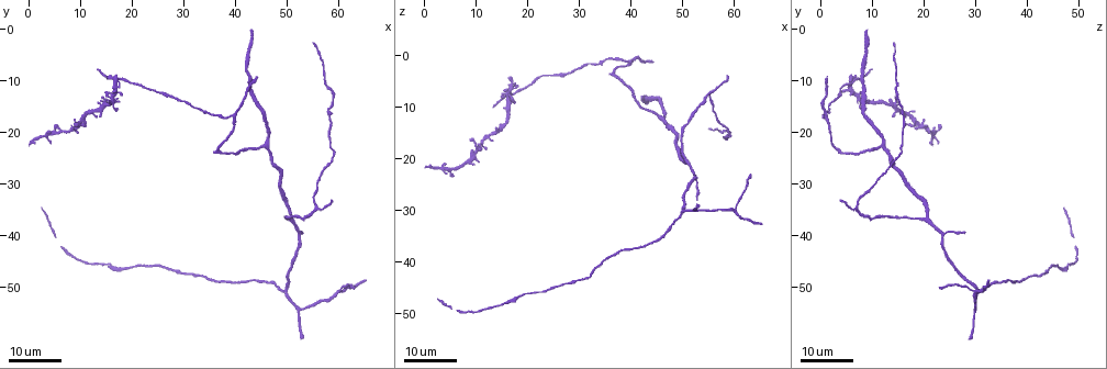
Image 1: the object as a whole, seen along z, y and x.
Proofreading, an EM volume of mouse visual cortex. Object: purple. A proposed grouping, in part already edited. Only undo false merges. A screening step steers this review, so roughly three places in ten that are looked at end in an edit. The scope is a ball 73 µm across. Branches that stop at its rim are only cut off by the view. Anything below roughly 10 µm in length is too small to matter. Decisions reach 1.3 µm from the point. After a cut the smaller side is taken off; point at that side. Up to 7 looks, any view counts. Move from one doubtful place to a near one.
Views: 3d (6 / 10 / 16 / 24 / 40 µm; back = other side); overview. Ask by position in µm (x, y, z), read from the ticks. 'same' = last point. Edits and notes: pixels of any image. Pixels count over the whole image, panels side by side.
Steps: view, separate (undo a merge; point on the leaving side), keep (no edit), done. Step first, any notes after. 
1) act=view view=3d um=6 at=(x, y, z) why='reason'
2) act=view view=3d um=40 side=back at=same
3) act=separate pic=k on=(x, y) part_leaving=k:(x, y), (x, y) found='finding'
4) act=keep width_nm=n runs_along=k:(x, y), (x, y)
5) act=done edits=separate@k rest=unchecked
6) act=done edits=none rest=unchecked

act=view view=3d um=16 at=(50.5, 36.5, 20.0)

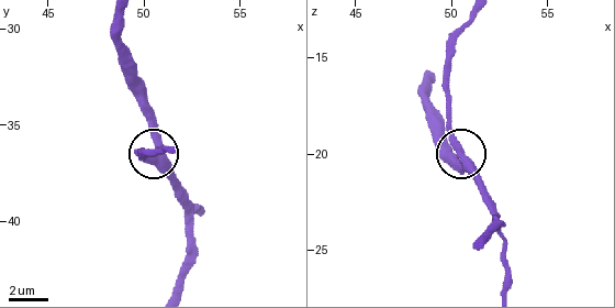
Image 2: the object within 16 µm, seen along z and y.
act=view view=3d um=10 at=(50.5, 36.9, 20.1)

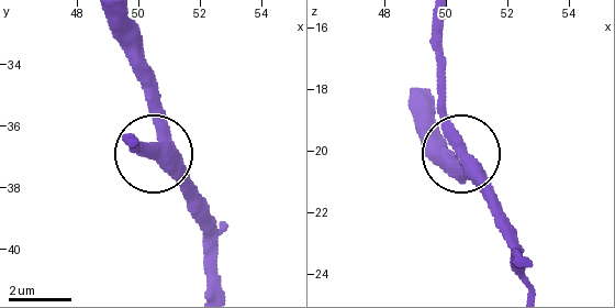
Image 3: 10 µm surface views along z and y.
act=keep side_arm_um=56 runs_along=3:(414, 110), (467, 165), (443, 102), (437, 57) found='continuous, no second neuron'

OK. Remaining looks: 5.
act=view view=3d um=16 at=(56.0, 34.0, 7.0) why='thick turns thin'

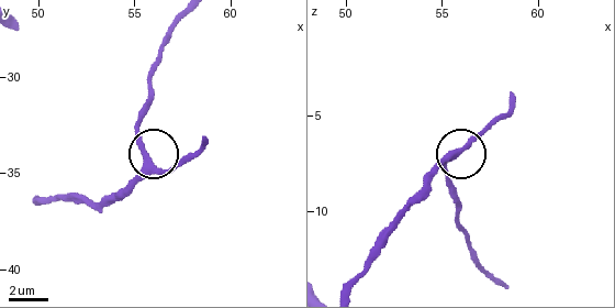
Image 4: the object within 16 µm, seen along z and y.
act=view view=3d um=10 at=same

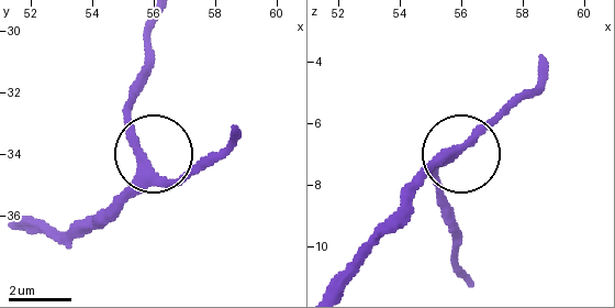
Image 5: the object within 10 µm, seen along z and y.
act=view view=3d um=10 side=back at=same

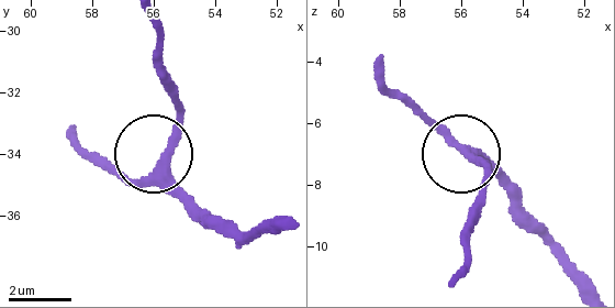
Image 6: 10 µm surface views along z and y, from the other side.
act=keep width_nm=290 runs_along=6:(595, 285), (514, 190), (472, 158), (482, 169), (482, 196) found='all the same neuron'

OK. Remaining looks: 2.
act=done edits=none rest=unchecked

